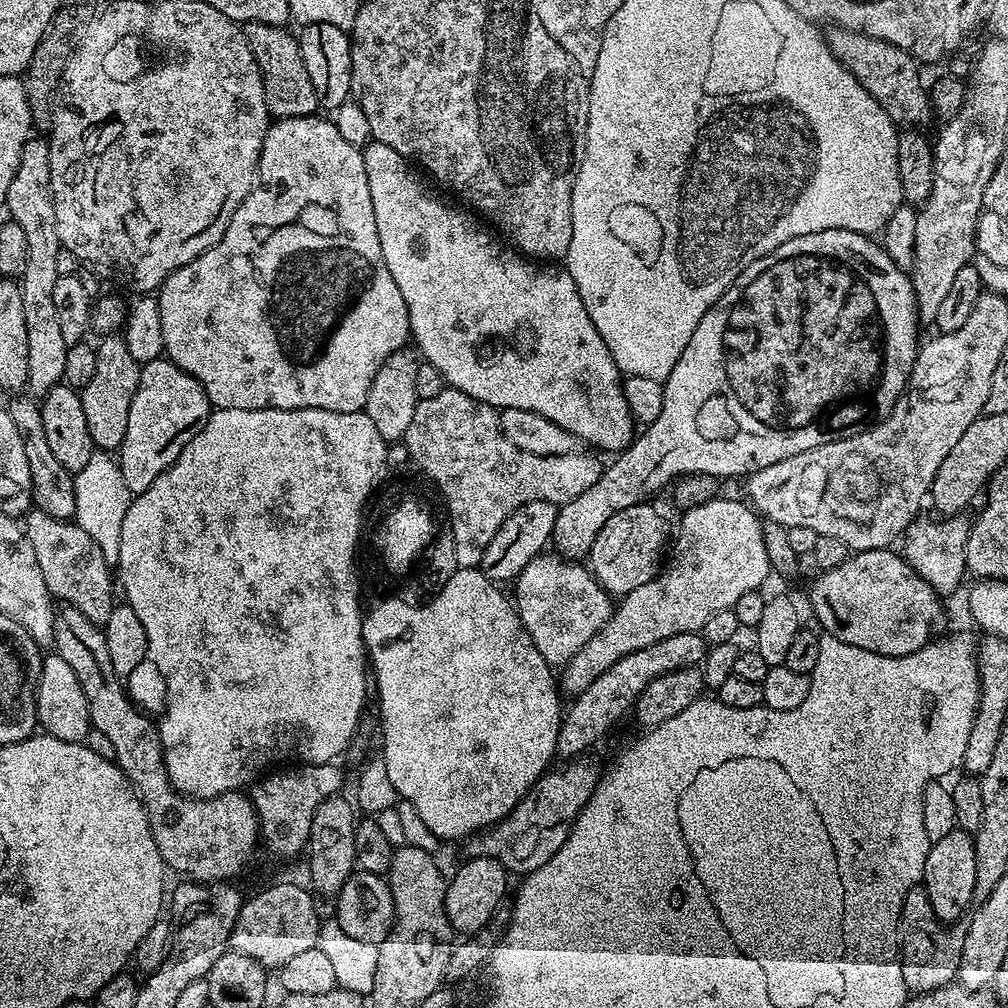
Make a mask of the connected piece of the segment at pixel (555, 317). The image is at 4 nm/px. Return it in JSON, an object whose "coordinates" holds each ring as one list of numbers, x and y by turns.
{"coordinates":[[372,140,364,145,362,151,366,166,366,182,370,182,370,202,374,202,374,222,378,222,378,242,382,242,382,258,386,262,386,270,390,270,390,278,394,278,398,290,402,290,402,298,408,311,408,331,415,351,427,364,434,366,438,374,442,374,445,385,449,388,462,390,462,394,470,394,470,398,489,404,497,410,505,408,534,410,534,414,550,418,554,426,560,426,562,430,576,437,581,445,589,444,584,445,589,449,601,448,604,452,612,452,611,454,623,452,634,439,634,431,632,432,634,421,630,406,626,404,622,373,614,362,610,350,606,350,606,342,602,342,602,334,598,334,590,314,586,314,586,306,582,306,582,294,578,294,578,286,574,286,574,278,570,278,567,267,557,266,552,262,537,262,512,246,503,248,479,224,481,221,471,211,463,207,455,208,452,204,444,204,443,198,435,192,437,189,428,188,429,181,413,167,407,156,398,154,398,150,390,150,390,146]]}

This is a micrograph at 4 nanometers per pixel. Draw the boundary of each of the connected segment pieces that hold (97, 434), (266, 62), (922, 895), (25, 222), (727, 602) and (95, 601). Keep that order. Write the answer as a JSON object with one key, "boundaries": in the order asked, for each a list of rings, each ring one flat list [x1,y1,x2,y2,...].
{"boundaries":[[[108,334,101,340,104,341,95,345,94,378,90,378,90,382,79,389,79,394,93,445,112,454,126,438,126,418,130,418,130,402,134,398,134,390,138,390,142,365,132,357,130,350,126,350,123,335]],[[248,23,244,26,244,36,262,74,268,112,275,119,311,116,320,108,317,91,302,59,299,37,288,30,283,25,268,23]],[[918,886,910,890,910,894,906,894,906,902,902,902,900,915,900,961,902,978,909,993,921,994,938,990,956,980,962,958,964,933,963,927,945,926,936,919,923,886]],[[30,138,24,143,14,182,10,182,7,215,26,233,26,270,19,277,22,290,22,315,26,318,26,354,30,358,27,391,33,397,43,398,54,385,61,383,66,370,68,343,58,327,58,313,54,310,54,282,58,282,58,226,50,186,50,150,47,139]],[[713,498,702,502,681,515,684,517,680,520,680,529,677,532,675,529,670,555,659,575,646,582,644,586,624,594,619,603,613,607,612,616,606,622,606,626,602,626,602,630,598,630,598,634,594,634,594,638,590,638,590,642,586,642,586,646,582,646,582,650,578,650,578,654,570,657,559,669,558,688,565,697,580,696,582,690,586,690,590,682,594,682,594,678,610,670,610,666,614,666,614,662,618,662,626,654,637,652,646,646,654,646,654,642,674,638,674,634,700,632,710,617,727,608,733,608,738,598,742,598,742,594,765,587,764,579,770,576,770,567,766,544,763,541,761,517,743,499,742,501,720,499]],[[35,510,23,517,22,527,34,550,34,558,38,558,38,570,42,570,42,578,53,601,78,610,78,614,82,614,91,624,107,624,114,607,114,576,108,573,111,572,110,565,94,539,72,520,50,518,50,514]]]}

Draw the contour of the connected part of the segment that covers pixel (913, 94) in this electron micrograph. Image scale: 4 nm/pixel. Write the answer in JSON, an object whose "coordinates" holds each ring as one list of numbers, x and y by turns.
{"coordinates":[[829,27,826,32,826,39,834,58,838,58,838,62,842,62,842,66,846,66,846,70,850,70,850,74,854,74,854,78,858,78,862,87,879,102,882,110,886,110,886,114,896,125,924,126,920,124,933,119,931,102,928,100,929,89,926,87,925,81,920,81,921,65,916,57,890,42,882,42,880,38,870,38,861,32,852,32,849,28]]}

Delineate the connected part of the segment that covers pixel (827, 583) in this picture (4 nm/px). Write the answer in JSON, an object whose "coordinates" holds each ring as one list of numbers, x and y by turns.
{"coordinates":[[887,547,856,552,838,566,823,569,808,592,808,604,827,635,883,656,909,656,933,639,941,597,899,551,892,551]]}

